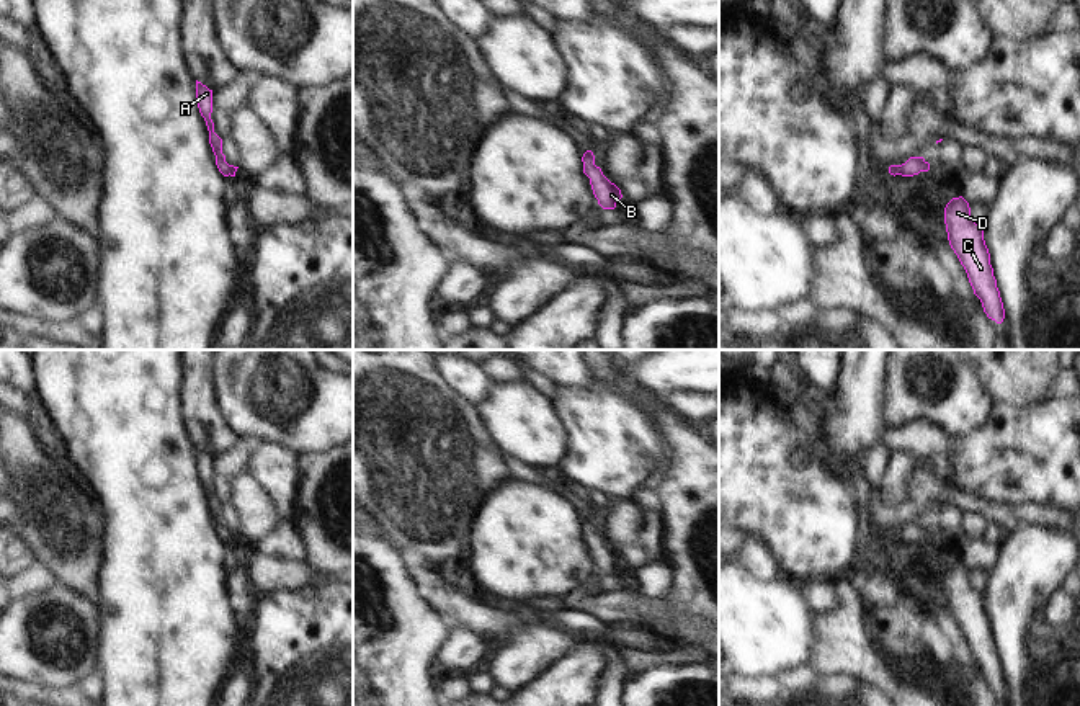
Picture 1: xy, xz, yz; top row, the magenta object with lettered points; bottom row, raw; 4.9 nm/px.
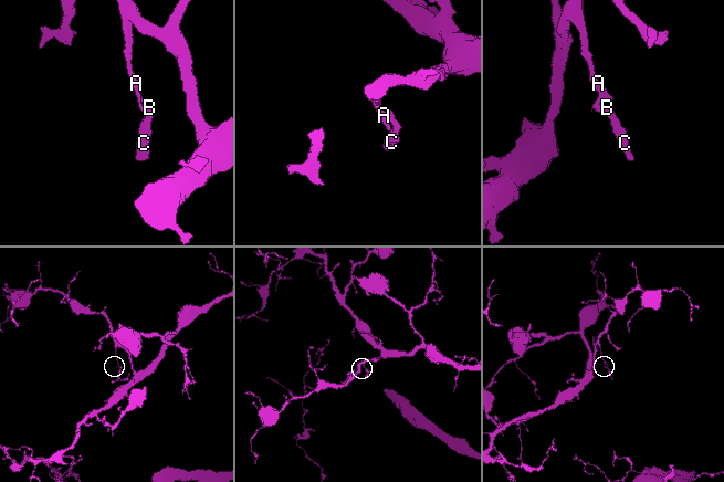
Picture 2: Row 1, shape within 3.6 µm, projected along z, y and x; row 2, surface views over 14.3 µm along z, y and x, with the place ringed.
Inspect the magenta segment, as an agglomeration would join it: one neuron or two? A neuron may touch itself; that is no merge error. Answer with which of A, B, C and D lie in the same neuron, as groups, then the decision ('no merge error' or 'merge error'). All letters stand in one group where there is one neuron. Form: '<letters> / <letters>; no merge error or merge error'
A B C D; no merge error

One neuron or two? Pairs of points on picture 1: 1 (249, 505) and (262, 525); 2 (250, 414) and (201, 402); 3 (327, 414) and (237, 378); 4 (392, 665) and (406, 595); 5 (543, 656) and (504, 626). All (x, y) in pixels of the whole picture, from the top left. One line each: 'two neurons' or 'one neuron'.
1: one neuron
2: two neurons
3: one neuron
4: one neuron
5: two neurons

